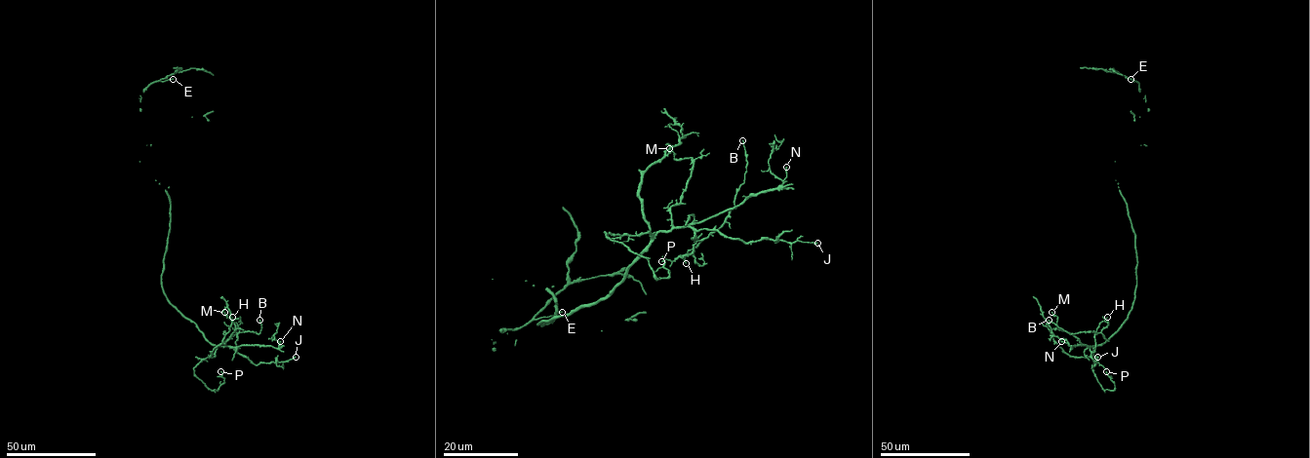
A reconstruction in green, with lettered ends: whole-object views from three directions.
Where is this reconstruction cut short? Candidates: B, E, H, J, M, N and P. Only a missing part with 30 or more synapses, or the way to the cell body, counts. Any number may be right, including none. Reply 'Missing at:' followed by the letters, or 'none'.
Missing at: none

